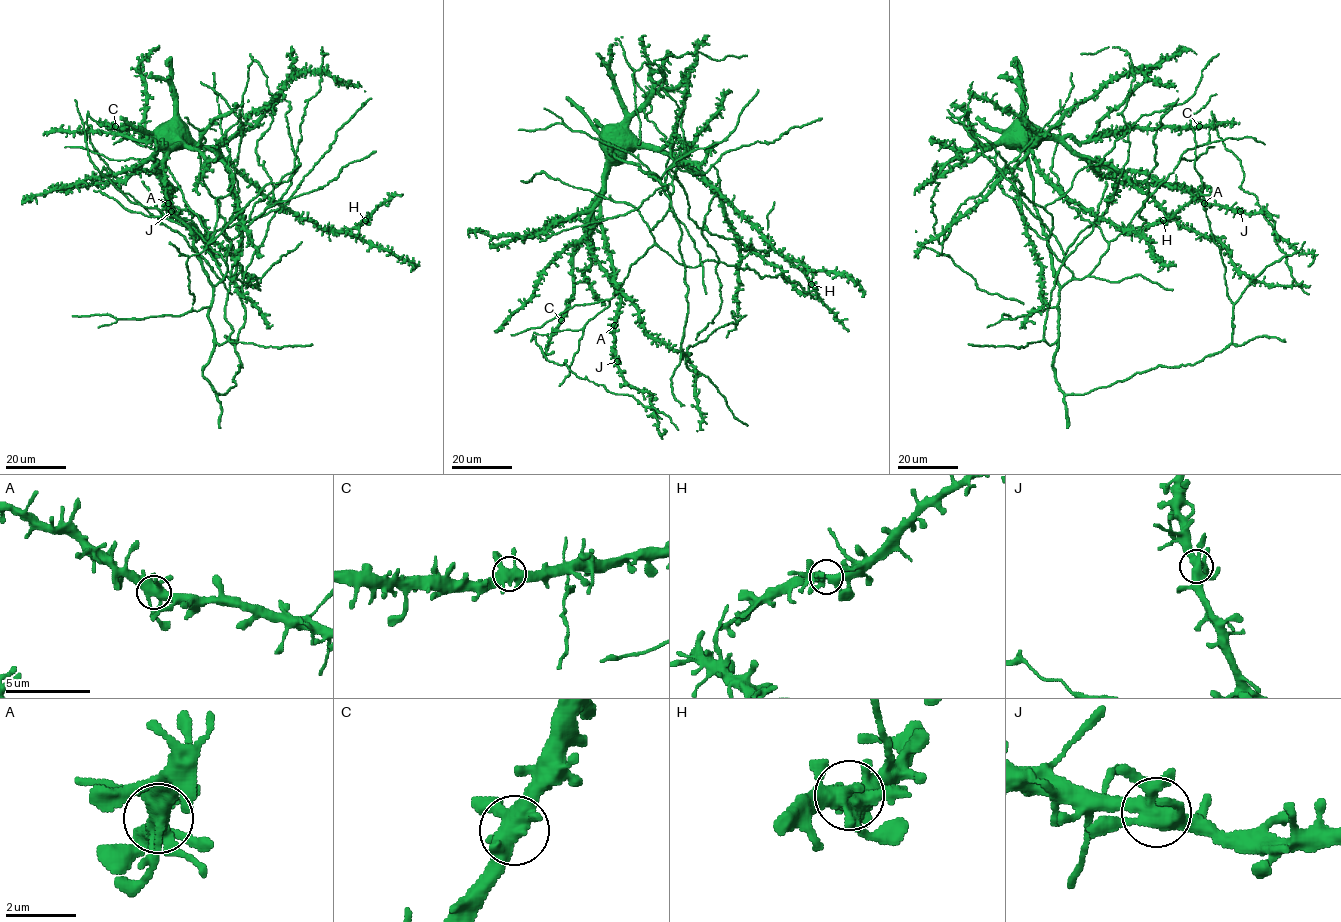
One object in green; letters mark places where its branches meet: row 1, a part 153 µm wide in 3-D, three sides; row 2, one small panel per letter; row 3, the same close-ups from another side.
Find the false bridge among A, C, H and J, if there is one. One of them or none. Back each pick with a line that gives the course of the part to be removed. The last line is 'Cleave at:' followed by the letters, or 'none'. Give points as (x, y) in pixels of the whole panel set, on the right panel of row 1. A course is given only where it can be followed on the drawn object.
Cleave at: none

